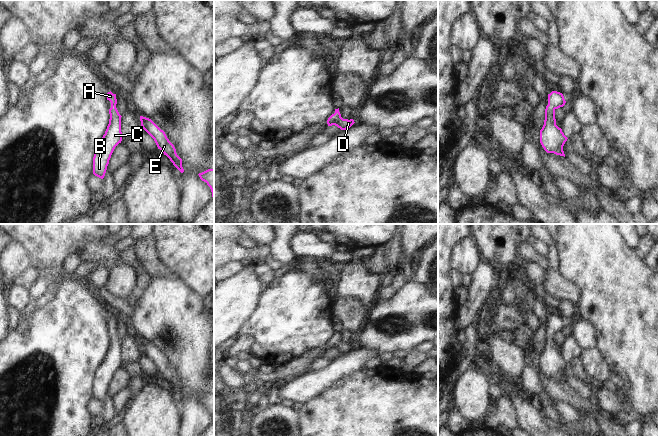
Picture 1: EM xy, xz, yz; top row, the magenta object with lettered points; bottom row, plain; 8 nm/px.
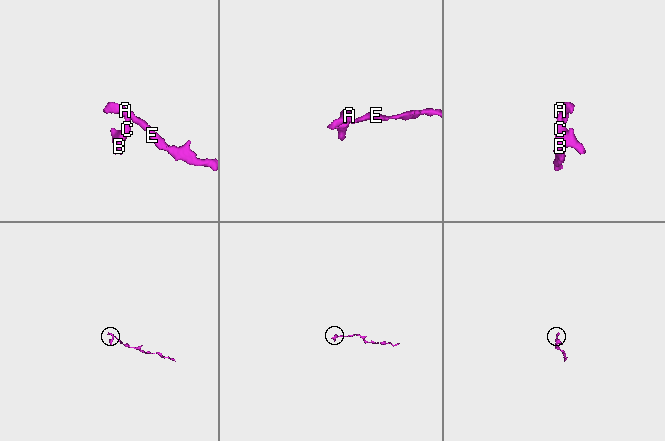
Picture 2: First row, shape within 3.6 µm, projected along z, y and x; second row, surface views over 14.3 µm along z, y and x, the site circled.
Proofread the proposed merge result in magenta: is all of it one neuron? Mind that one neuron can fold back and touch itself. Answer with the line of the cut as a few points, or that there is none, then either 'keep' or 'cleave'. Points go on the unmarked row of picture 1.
cut none; keep

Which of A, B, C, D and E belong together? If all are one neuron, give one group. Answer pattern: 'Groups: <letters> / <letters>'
Groups: A B C D E.

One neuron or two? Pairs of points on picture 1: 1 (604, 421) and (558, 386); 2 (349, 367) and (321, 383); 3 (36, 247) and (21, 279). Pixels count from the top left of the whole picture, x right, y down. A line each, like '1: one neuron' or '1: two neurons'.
1: one neuron
2: one neuron
3: two neurons

